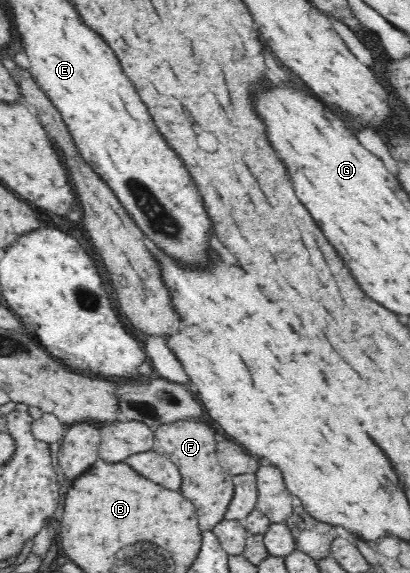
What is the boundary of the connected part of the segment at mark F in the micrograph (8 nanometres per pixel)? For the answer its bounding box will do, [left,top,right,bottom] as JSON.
[153,420,234,531]

